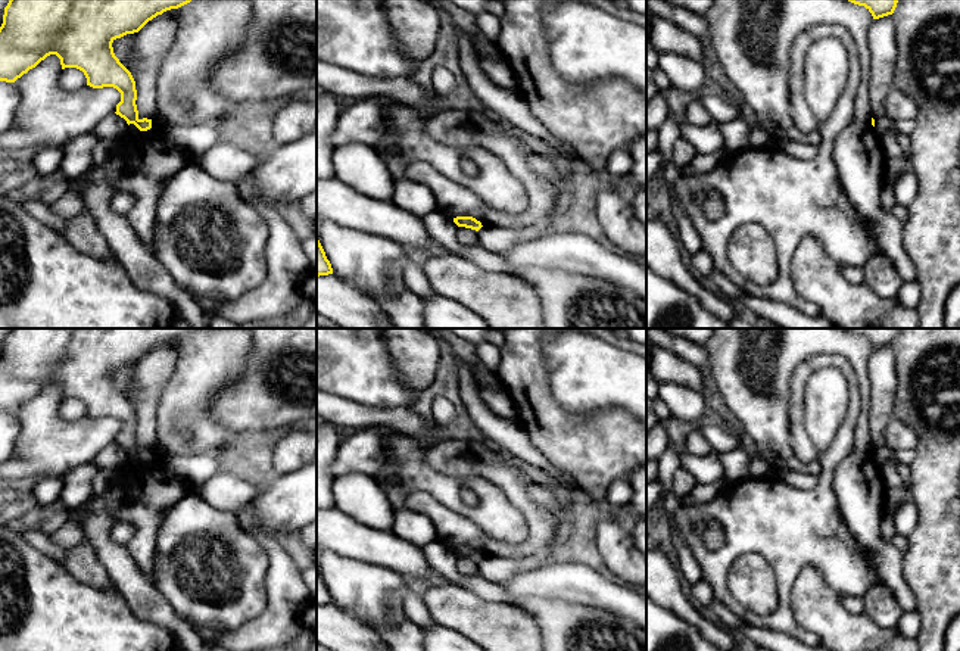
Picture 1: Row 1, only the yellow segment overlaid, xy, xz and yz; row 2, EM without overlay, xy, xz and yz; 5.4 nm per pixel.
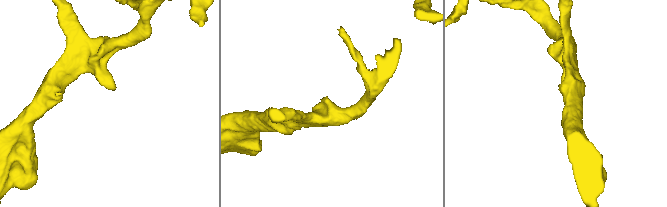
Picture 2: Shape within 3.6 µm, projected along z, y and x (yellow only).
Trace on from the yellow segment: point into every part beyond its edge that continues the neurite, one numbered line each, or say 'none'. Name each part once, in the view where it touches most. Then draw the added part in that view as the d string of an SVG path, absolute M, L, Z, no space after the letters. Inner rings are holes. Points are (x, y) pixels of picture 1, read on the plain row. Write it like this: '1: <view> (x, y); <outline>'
none

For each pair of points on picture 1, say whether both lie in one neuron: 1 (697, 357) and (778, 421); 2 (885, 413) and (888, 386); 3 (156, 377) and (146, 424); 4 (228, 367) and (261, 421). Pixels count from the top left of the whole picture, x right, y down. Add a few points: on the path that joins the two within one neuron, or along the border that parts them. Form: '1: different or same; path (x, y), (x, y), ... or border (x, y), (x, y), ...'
1: different; border (703, 345), (708, 367)
2: same; path (885, 407), (885, 392)
3: same; path (146, 389), (146, 413)
4: different; border (252, 349), (245, 371), (224, 386), (211, 404)

